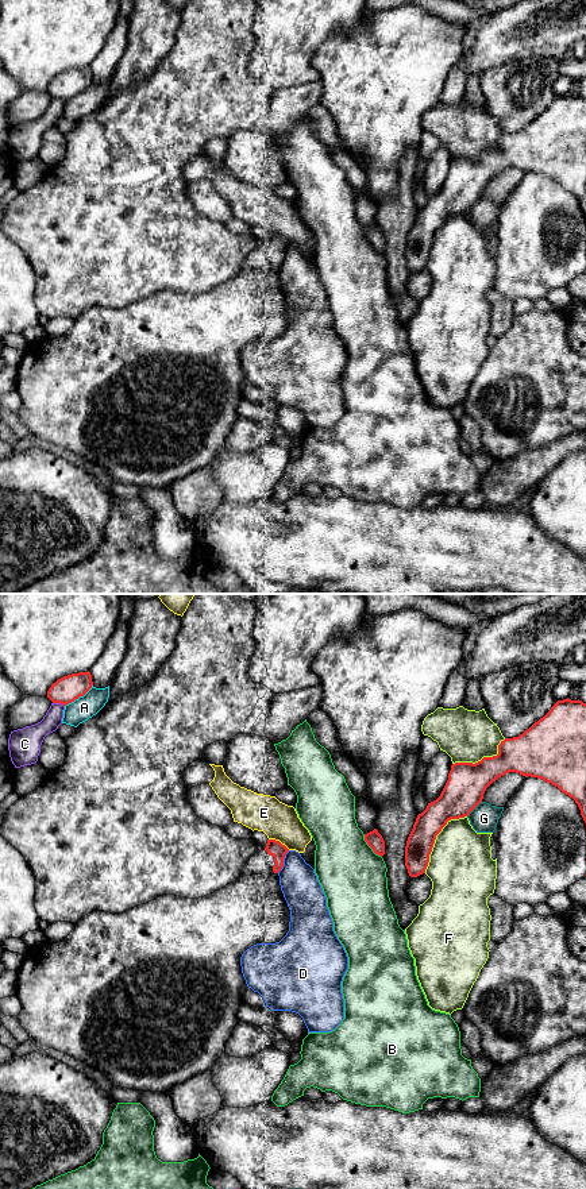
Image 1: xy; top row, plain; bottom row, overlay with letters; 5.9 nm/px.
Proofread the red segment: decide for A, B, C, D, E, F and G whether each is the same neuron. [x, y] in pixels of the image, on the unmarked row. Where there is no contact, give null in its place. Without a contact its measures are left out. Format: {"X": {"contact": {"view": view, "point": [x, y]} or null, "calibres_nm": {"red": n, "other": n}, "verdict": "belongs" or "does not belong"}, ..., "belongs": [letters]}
{"A": {"contact": {"view": "xy", "point": [78, 92]}, "calibres_nm": {"red": 160, "other": 140}, "verdict": "does not belong"}, "B": {"contact": {"view": "xy", "point": [369, 240]}, "calibres_nm": {"red": 100, "other": 380}, "verdict": "does not belong"}, "C": {"contact": {"view": "xy", "point": [58, 97]}, "calibres_nm": {"red": 160, "other": 120}, "verdict": "does not belong"}, "D": {"contact": {"view": "xy", "point": [282, 257]}, "calibres_nm": {"red": 100, "other": 220}, "verdict": "does not belong"}, "E": {"contact": {"view": "xy", "point": [278, 236]}, "calibres_nm": {"red": 100, "other": 220}, "verdict": "does not belong"}, "F": {"contact": {"view": "xy", "point": [435, 234]}, "calibres_nm": {"red": 200, "other": 380}, "verdict": "does not belong"}, "G": {"contact": {"view": "xy", "point": [474, 203]}, "calibres_nm": {"red": 240, "other": 170}, "verdict": "does not belong"}, "belongs": []}

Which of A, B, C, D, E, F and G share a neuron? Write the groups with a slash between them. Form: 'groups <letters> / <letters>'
groups A / B / C / D / E / F / G

